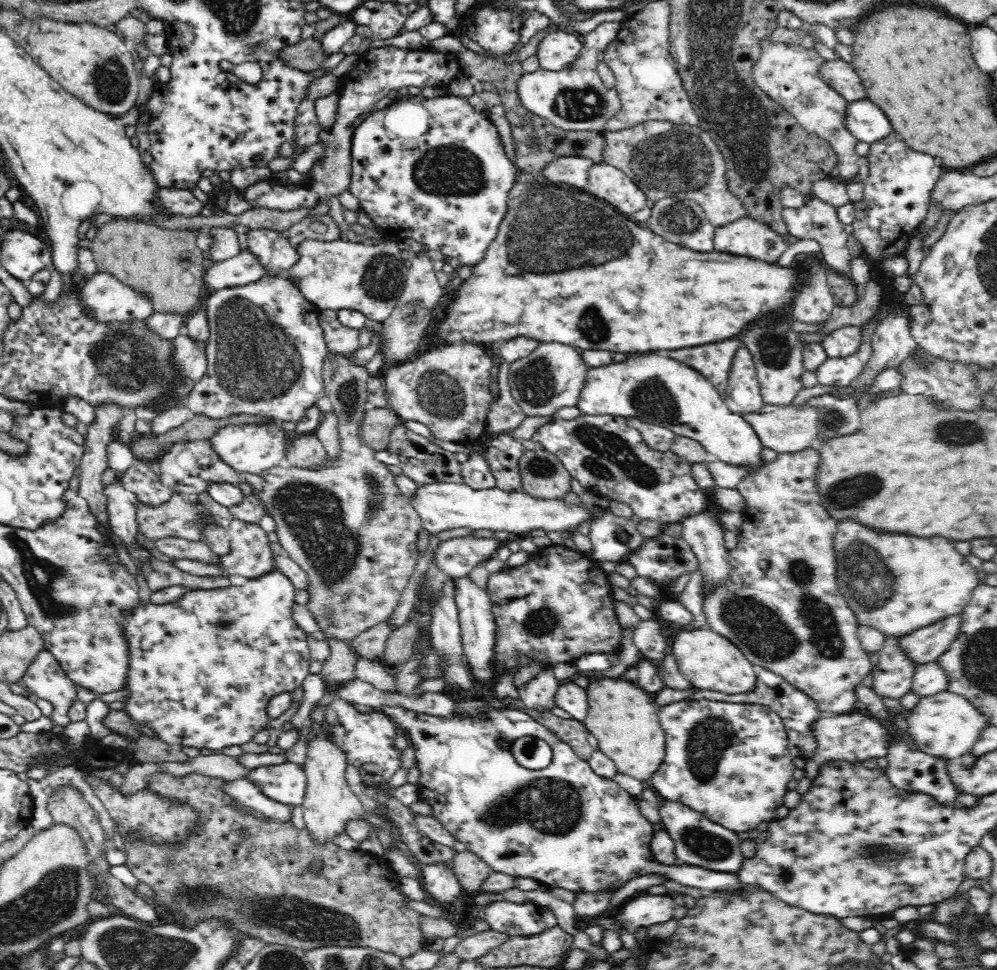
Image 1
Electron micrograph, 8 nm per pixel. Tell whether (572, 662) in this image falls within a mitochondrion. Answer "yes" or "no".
no

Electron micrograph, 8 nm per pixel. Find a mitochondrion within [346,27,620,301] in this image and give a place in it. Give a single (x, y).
(446, 169)

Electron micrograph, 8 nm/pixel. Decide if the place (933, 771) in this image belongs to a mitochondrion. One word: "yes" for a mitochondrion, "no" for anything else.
no

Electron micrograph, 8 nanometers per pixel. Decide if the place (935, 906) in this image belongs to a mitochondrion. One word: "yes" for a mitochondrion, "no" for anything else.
no

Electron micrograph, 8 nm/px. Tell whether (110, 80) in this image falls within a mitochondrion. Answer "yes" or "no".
yes

